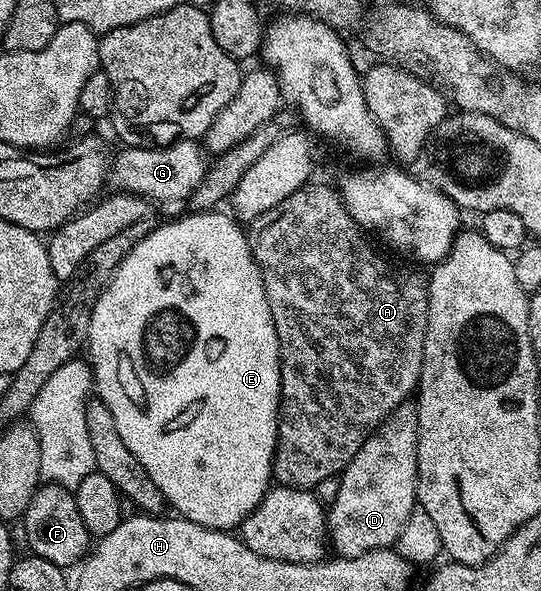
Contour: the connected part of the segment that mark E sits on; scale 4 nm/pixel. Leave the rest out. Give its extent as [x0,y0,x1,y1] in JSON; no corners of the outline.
[86,210,280,532]

